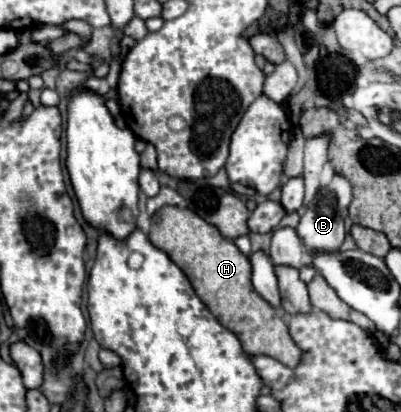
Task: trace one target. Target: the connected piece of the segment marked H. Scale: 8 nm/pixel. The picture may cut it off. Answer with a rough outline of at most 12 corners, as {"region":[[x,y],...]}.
{"region":[[166,205],[148,237],[244,353],[300,361],[252,287],[250,259],[190,209]]}

